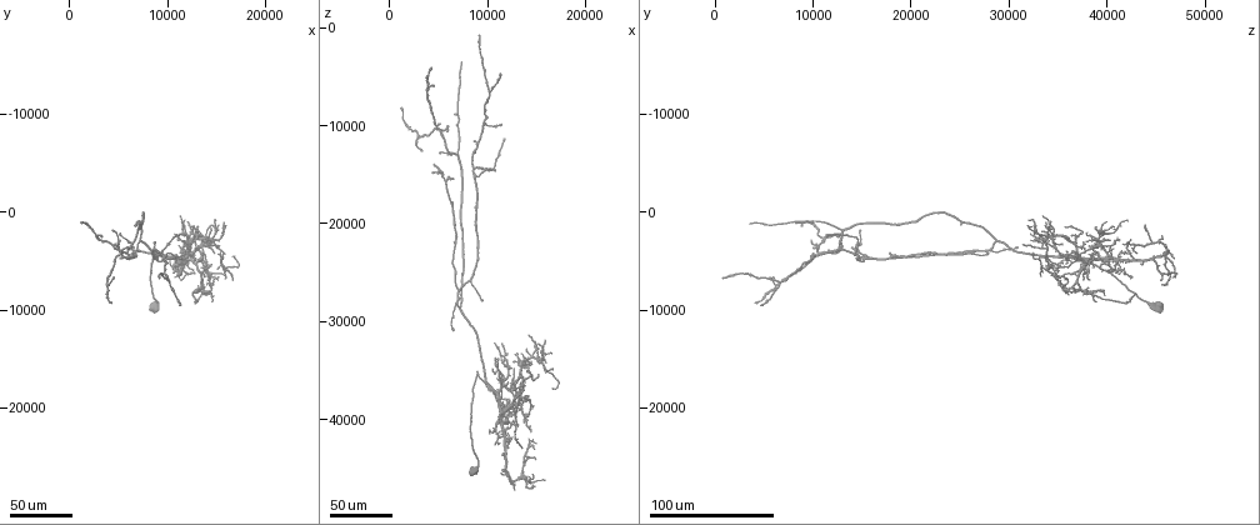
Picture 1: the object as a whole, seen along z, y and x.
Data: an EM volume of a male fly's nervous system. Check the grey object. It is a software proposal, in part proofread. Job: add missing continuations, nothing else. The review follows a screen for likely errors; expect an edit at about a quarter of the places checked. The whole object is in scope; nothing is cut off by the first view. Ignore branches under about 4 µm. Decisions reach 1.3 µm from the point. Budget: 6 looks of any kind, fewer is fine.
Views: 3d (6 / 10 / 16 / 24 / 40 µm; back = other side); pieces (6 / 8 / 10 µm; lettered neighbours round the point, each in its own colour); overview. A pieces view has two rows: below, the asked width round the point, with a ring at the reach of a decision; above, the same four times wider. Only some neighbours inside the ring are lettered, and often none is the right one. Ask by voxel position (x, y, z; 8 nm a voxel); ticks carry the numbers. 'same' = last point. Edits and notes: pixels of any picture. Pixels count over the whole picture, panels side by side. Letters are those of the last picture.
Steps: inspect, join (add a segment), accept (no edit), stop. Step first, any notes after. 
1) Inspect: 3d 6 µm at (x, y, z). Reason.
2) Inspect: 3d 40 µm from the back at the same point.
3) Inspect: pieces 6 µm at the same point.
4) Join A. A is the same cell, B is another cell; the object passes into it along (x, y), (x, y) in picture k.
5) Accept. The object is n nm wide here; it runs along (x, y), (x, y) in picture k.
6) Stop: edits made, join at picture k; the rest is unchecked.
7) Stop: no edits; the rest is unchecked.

Inspect: 3d 40 µm at (10600, 5800, 34600). Free end.

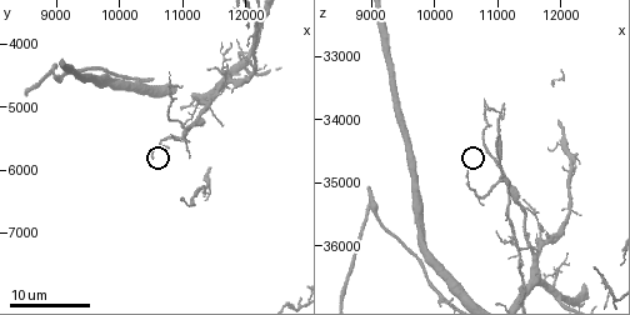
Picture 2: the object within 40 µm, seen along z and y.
Inspect: pieces 6 µm at (10500, 5850, 34800). What lies round it.

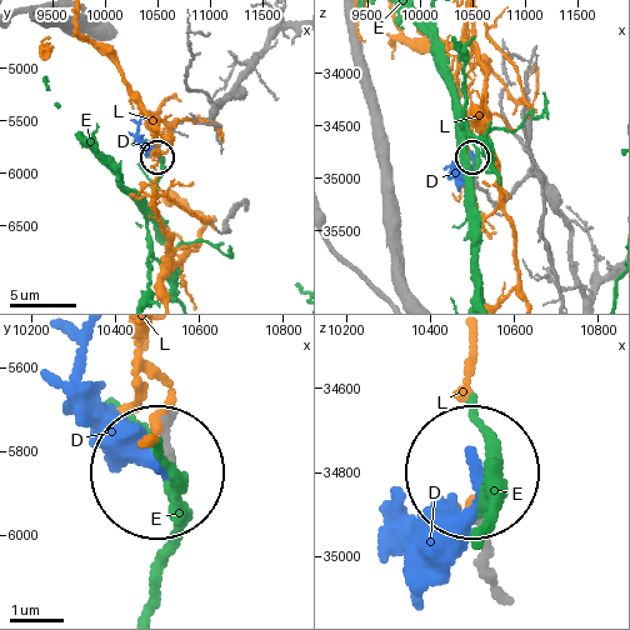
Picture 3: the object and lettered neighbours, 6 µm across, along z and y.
Accept. The object is 140 nm wide here; D, E and L are other cells; none of them fits.

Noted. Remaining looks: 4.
Inspect: 3d 40 µm at (14800, 2200, 44200). Thin end.

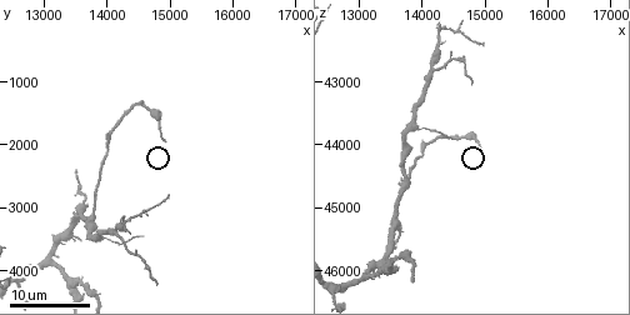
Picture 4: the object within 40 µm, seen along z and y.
Inspect: pieces 10 µm at (14950, 1900, 44100).

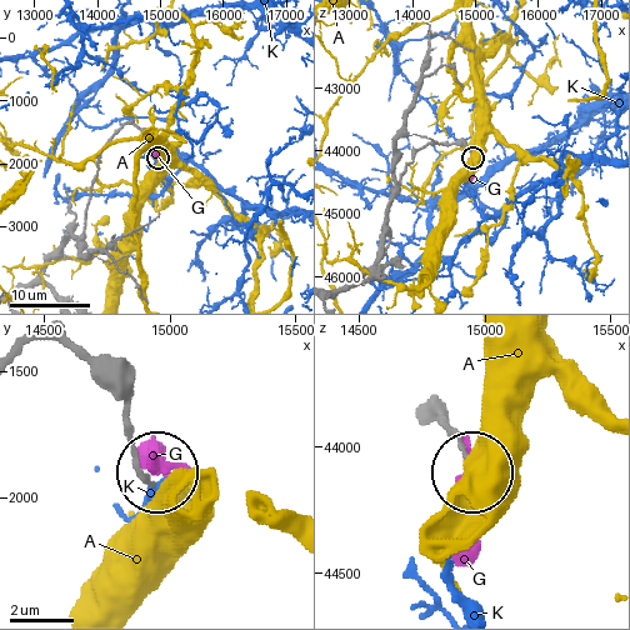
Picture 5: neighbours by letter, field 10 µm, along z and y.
Accept. A, G and K are other cells; it runs along (21, 353), (46, 336), (70, 344), (124, 400), (151, 481) in picture 5; none of them fits.

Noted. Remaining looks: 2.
Inspect: 3d 40 µm at (7200, 1400, 3600). End of a long branch.

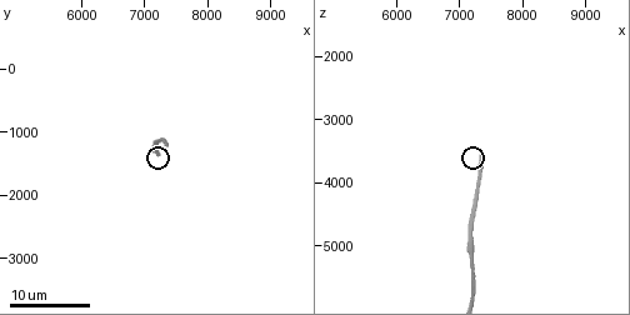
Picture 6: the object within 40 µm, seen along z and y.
Inspect: pieces 10 µm at (7350, 1200, 3500).

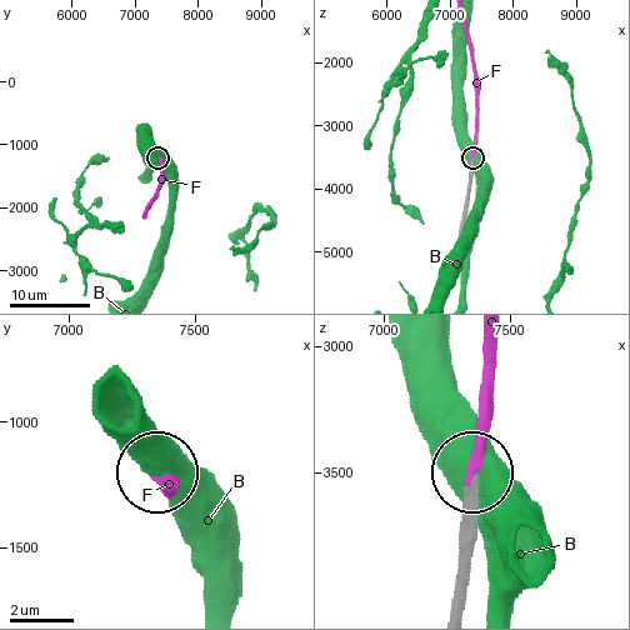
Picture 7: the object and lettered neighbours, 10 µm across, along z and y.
Join F. F is the same cell, B is another cell; the object passes into it along (469, 180), (475, 70), (468, 41) in picture 7; the neuron continues.

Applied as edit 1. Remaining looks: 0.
Stop: edits made, join at picture 7; the rest is unchecked.

